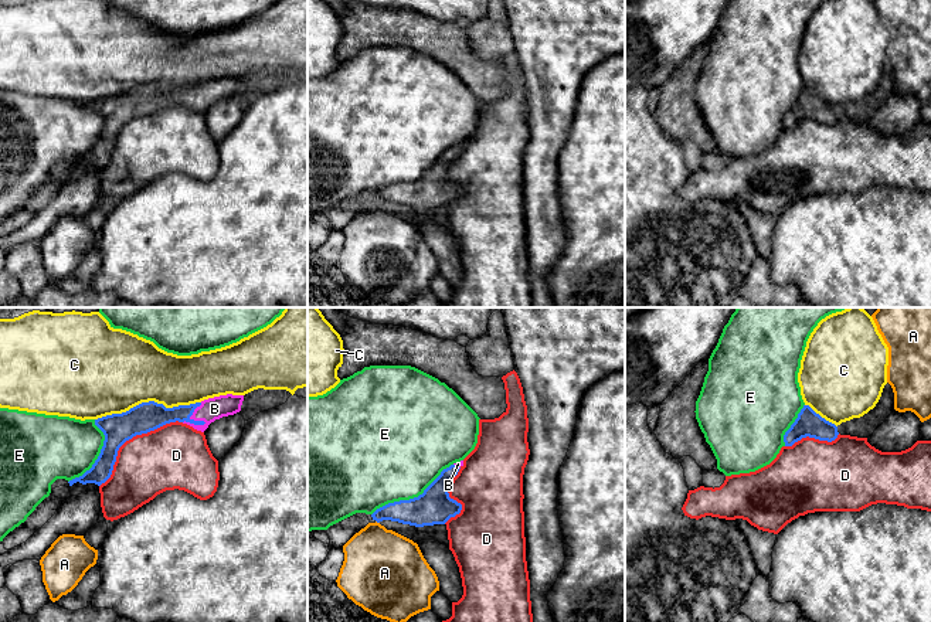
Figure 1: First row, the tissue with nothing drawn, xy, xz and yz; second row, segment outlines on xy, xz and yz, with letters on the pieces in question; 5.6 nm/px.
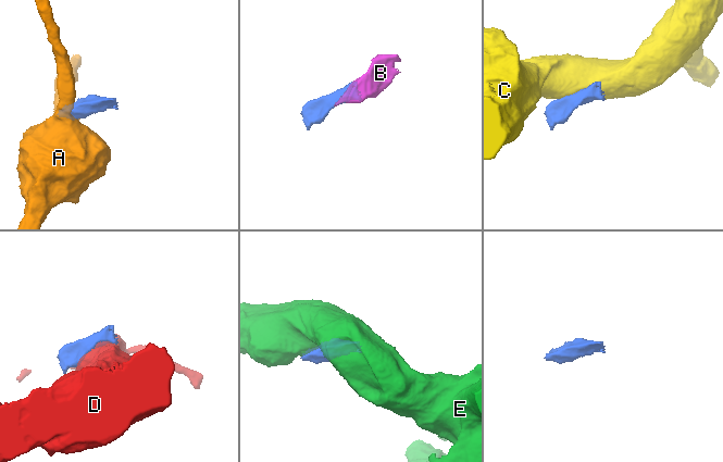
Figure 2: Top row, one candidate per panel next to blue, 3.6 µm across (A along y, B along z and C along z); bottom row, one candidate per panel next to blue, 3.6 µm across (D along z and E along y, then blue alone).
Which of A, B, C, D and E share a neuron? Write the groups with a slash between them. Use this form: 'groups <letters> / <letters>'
groups A / B / C / D / E

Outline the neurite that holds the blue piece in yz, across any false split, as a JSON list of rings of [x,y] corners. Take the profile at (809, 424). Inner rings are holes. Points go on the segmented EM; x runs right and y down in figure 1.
[[[803,405],[798,418],[784,435],[785,446],[792,446],[802,438],[815,438],[819,441],[832,442],[837,438],[837,426],[819,414],[816,414],[809,405]]]

